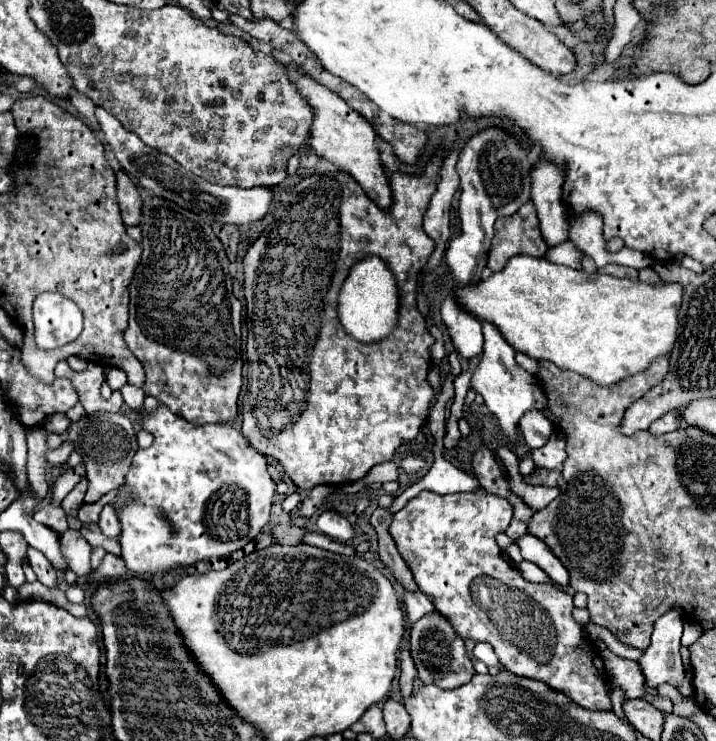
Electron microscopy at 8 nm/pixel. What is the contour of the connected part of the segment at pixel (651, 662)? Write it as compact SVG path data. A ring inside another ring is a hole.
M670 608L654 622L650 646L642 652L638 660L638 666L642 668L644 680L650 688L658 688L664 682L678 686L684 676L684 666L680 658L682 622L684 610L680 608Z

